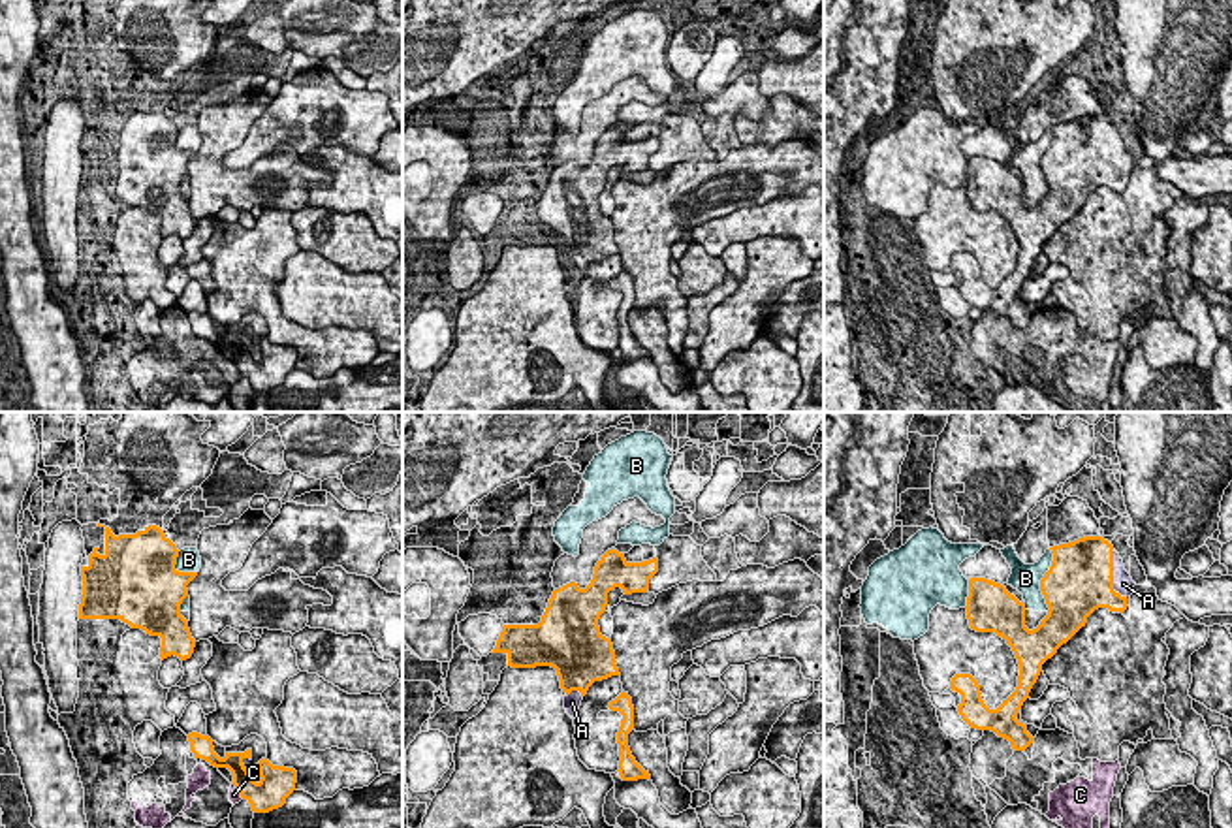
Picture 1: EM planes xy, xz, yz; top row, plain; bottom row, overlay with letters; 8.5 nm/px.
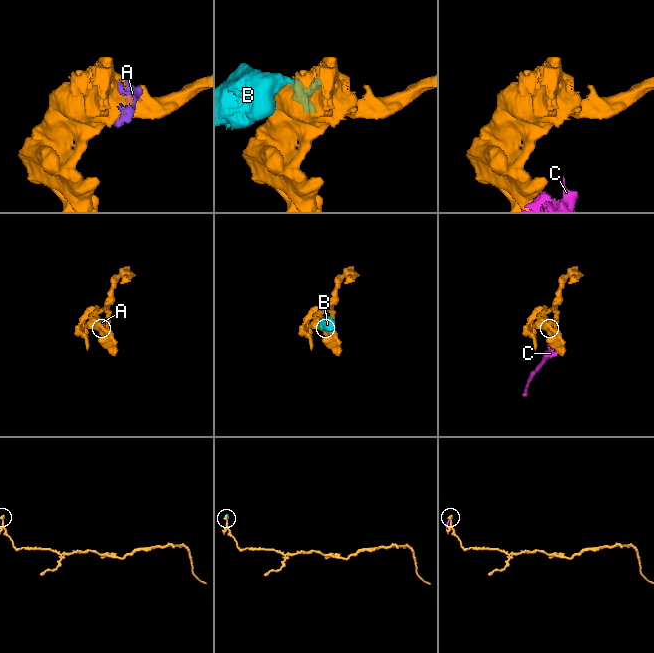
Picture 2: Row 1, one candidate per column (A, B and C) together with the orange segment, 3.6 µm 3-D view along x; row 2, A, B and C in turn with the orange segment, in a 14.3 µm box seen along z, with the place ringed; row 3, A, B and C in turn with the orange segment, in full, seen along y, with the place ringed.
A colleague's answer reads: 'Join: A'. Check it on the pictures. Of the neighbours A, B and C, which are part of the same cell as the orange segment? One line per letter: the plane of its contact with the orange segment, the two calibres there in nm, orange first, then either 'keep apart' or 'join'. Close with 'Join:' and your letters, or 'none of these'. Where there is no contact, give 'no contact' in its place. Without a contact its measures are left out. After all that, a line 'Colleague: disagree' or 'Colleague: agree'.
A: yz | 500/170 nm | join
B: yz | 460/240 nm | keep apart
C: xy | 280/100 nm | keep apart
Join: A
Colleague: agree

